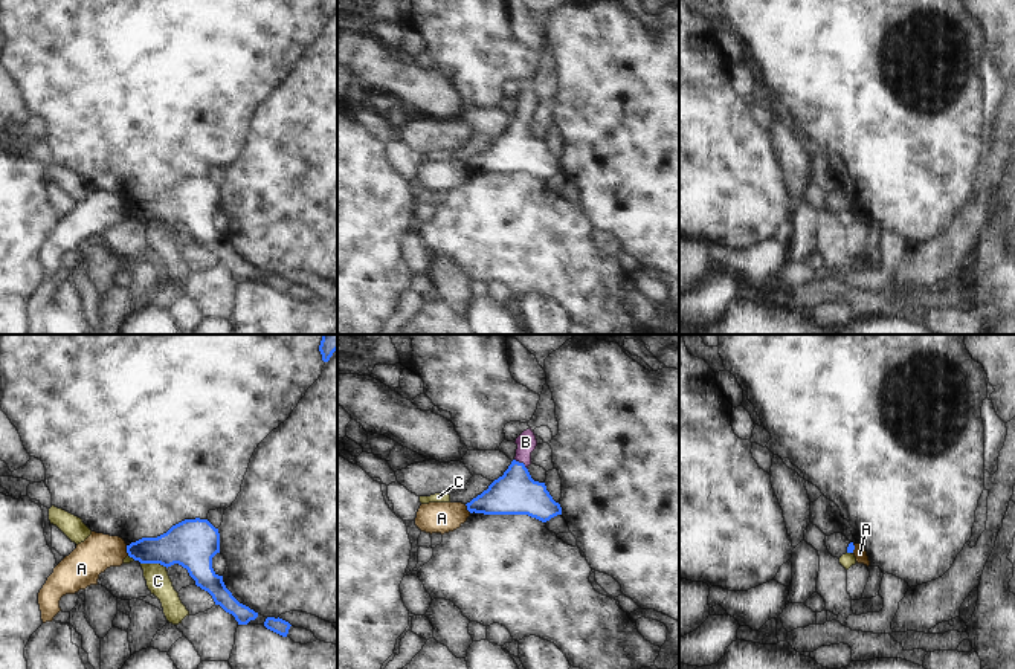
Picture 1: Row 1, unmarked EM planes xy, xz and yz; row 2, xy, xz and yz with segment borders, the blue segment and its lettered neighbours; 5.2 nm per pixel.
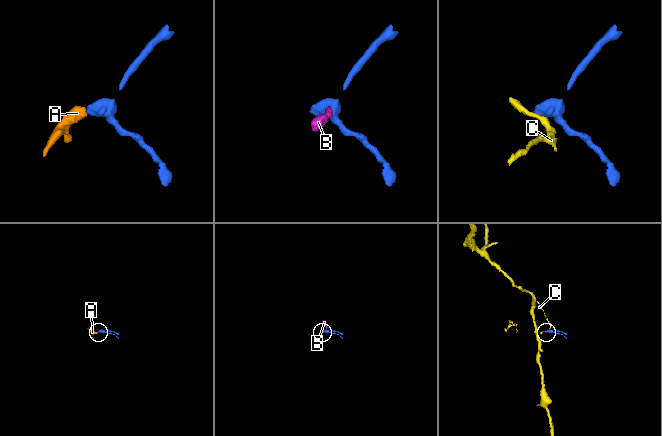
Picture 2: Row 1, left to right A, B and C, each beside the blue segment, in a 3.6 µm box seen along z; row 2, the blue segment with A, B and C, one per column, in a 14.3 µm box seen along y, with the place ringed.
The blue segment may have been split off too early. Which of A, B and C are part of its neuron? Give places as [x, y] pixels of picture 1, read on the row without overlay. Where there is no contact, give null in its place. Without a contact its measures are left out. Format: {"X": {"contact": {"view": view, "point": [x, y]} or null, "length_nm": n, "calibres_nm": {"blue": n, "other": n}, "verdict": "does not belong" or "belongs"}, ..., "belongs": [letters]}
{"A": {"contact": {"view": "xy", "point": [127, 208]}, "length_nm": 60, "calibres_nm": {"blue": 180, "other": 190}, "verdict": "does not belong"}, "B": {"contact": {"view": "xz", "point": [522, 121]}, "length_nm": 90, "calibres_nm": {"blue": 220, "other": 100}, "verdict": "belongs"}, "C": {"contact": {"view": "xy", "point": [154, 220]}, "length_nm": 150, "calibres_nm": {"blue": 260, "other": 130}, "verdict": "does not belong"}, "belongs": ["B"]}

